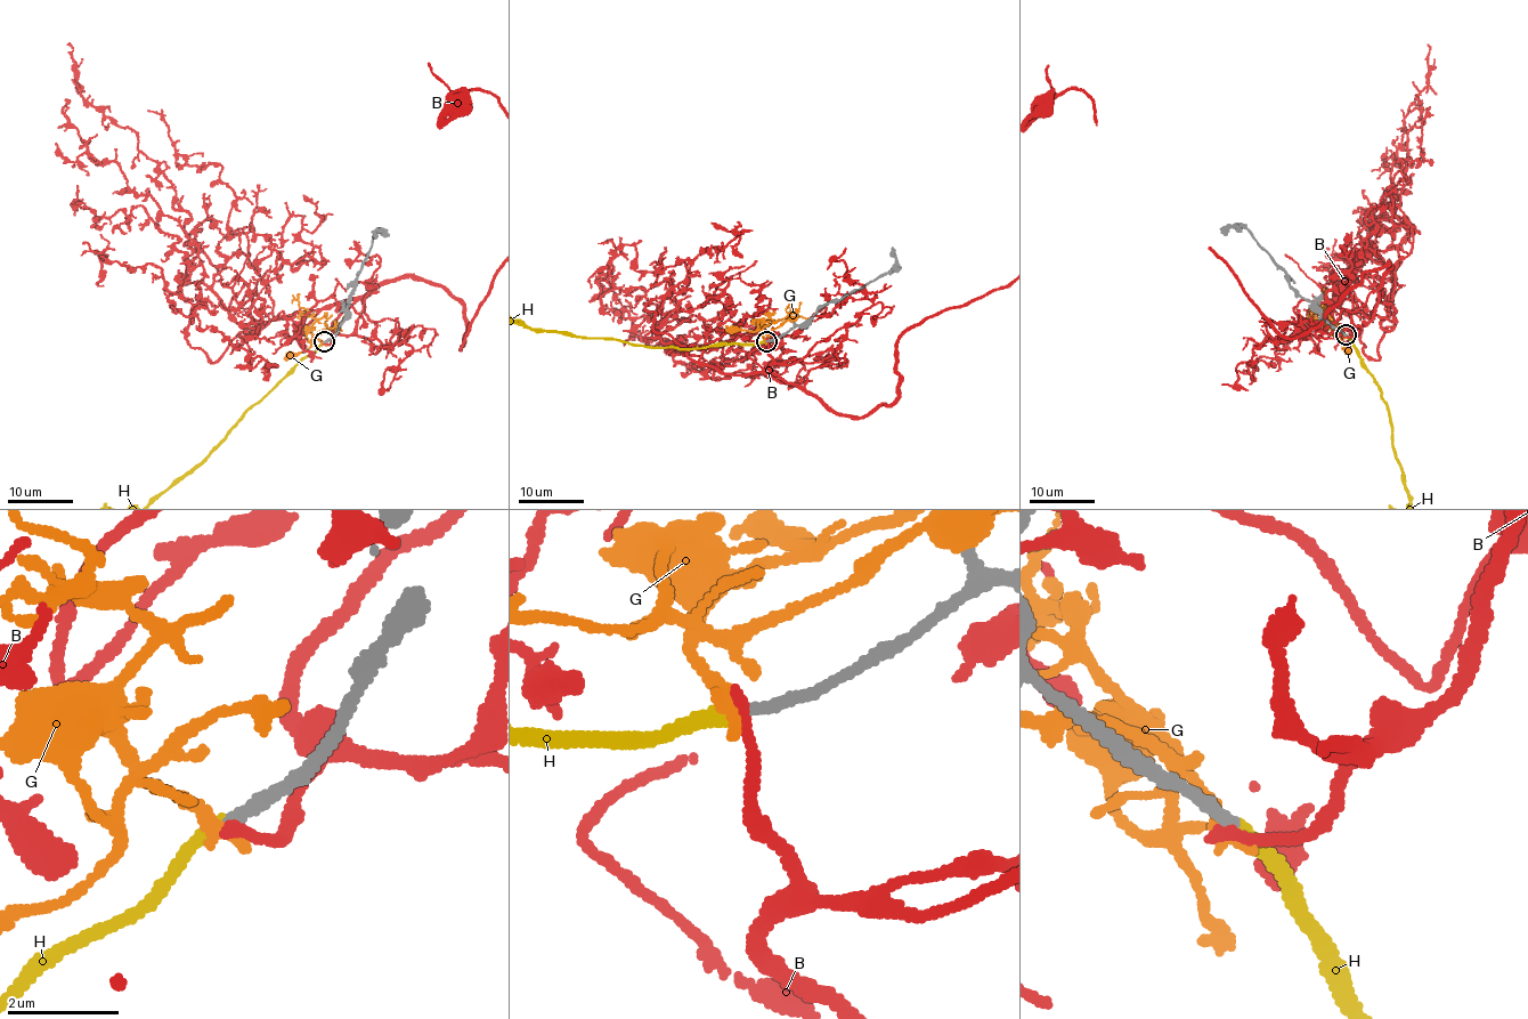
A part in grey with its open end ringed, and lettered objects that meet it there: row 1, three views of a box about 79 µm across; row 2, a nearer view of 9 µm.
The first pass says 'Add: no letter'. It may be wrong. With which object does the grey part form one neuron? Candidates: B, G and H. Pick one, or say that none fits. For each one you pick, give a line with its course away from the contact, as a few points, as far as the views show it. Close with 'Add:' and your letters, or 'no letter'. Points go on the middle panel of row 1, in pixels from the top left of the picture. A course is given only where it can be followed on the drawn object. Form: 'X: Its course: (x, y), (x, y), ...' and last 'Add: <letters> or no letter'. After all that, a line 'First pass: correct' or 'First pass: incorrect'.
Add: H
First pass: incorrect

